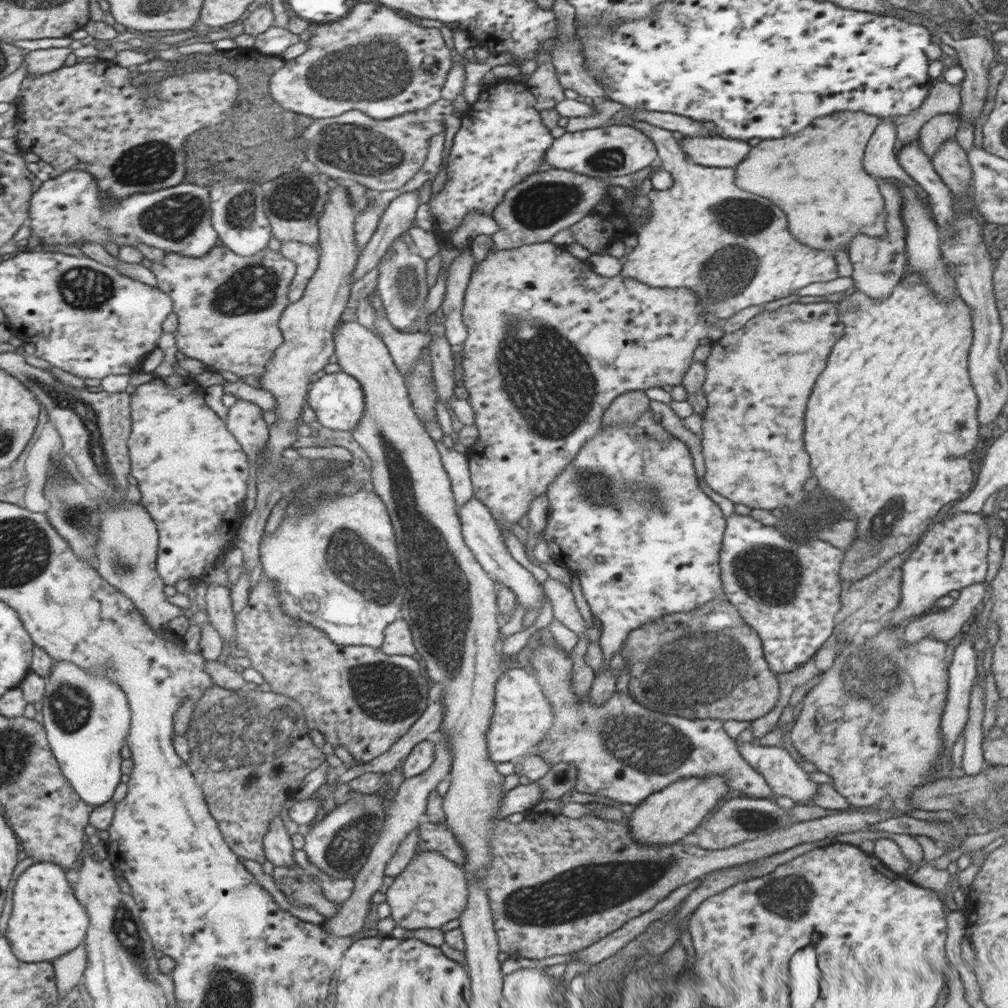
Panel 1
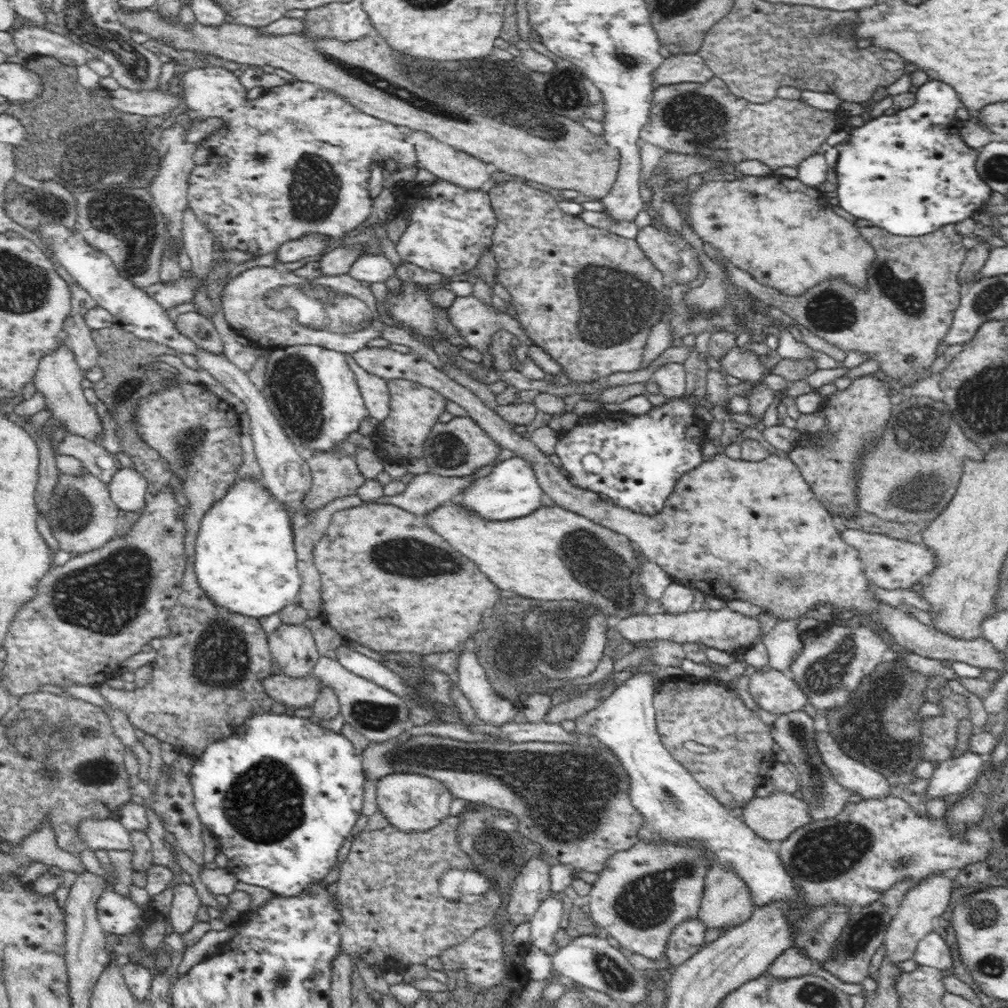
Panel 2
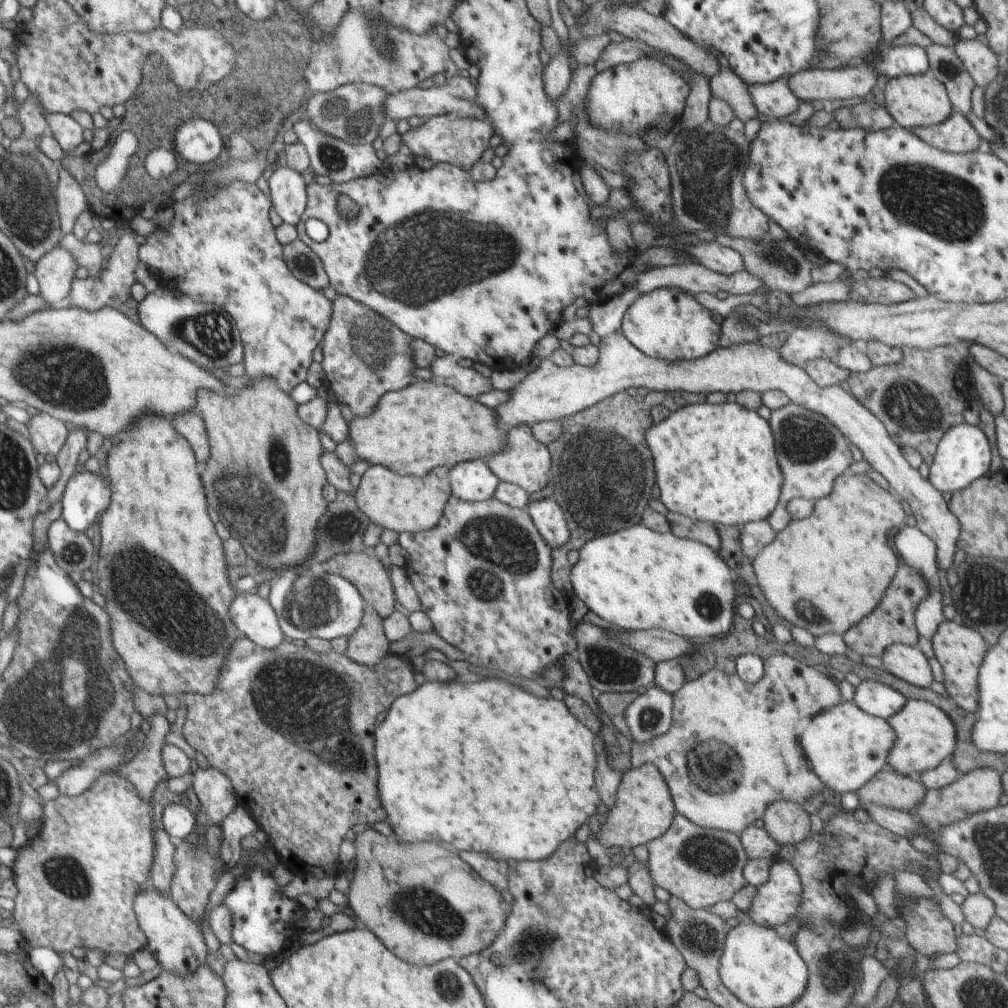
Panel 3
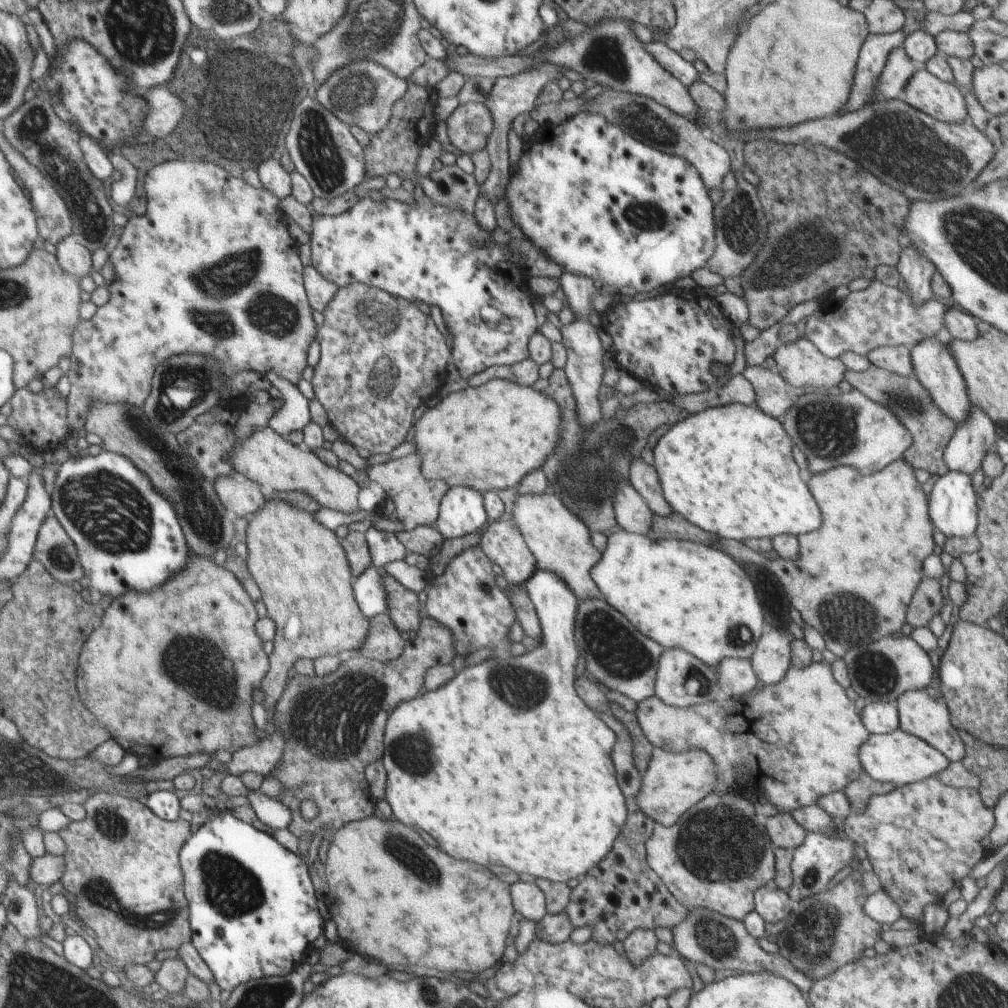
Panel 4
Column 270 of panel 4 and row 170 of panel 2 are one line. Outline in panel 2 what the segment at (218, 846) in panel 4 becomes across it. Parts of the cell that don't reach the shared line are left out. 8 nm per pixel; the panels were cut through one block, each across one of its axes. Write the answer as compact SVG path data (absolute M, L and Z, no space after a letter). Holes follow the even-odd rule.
M928 80L918 87L915 99L915 104L898 110L893 115L867 118L863 126L851 129L847 139L835 146L839 152L837 166L834 168L838 179L839 206L856 218L870 220L872 226L880 226L899 237L921 237L940 227L954 225L972 216L974 212L985 210L985 202L992 192L991 186L978 174L979 152L976 149L970 148L970 152L936 152L932 142L922 142L926 136L924 132L928 132L930 128L952 126L952 122L956 120L956 110L963 106L958 93L945 82Z

